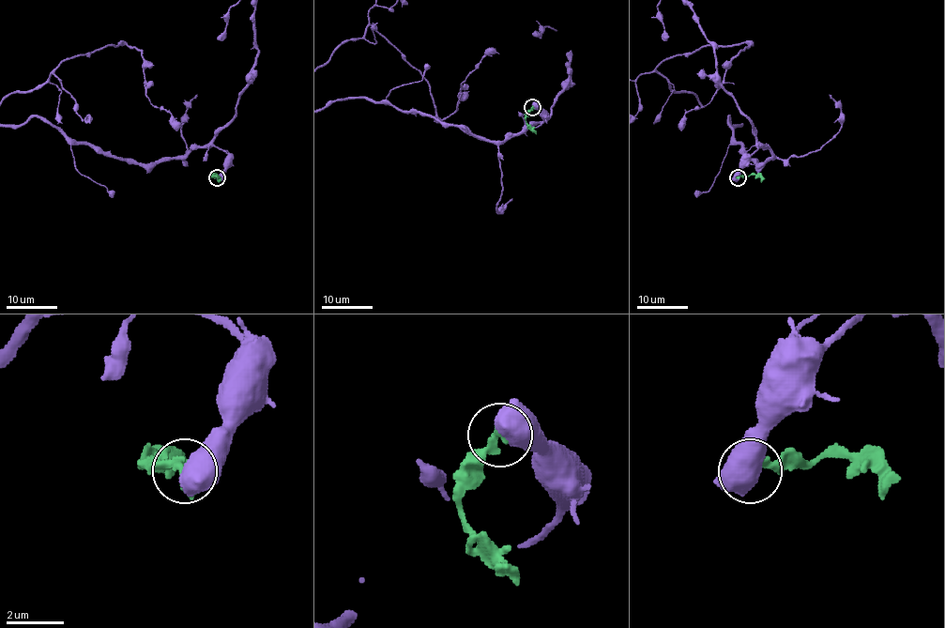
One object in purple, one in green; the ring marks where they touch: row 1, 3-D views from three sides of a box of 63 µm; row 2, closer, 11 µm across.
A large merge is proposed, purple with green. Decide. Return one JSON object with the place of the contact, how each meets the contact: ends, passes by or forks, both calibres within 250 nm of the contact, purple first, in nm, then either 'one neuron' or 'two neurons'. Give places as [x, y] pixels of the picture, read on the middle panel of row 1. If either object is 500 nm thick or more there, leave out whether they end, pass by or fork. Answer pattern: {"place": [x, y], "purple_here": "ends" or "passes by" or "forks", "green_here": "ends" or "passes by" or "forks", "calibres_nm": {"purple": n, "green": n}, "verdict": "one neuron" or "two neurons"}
{"place": [532, 107], "calibres_nm": {"purple": 750, "green": 320}, "verdict": "two neurons"}

